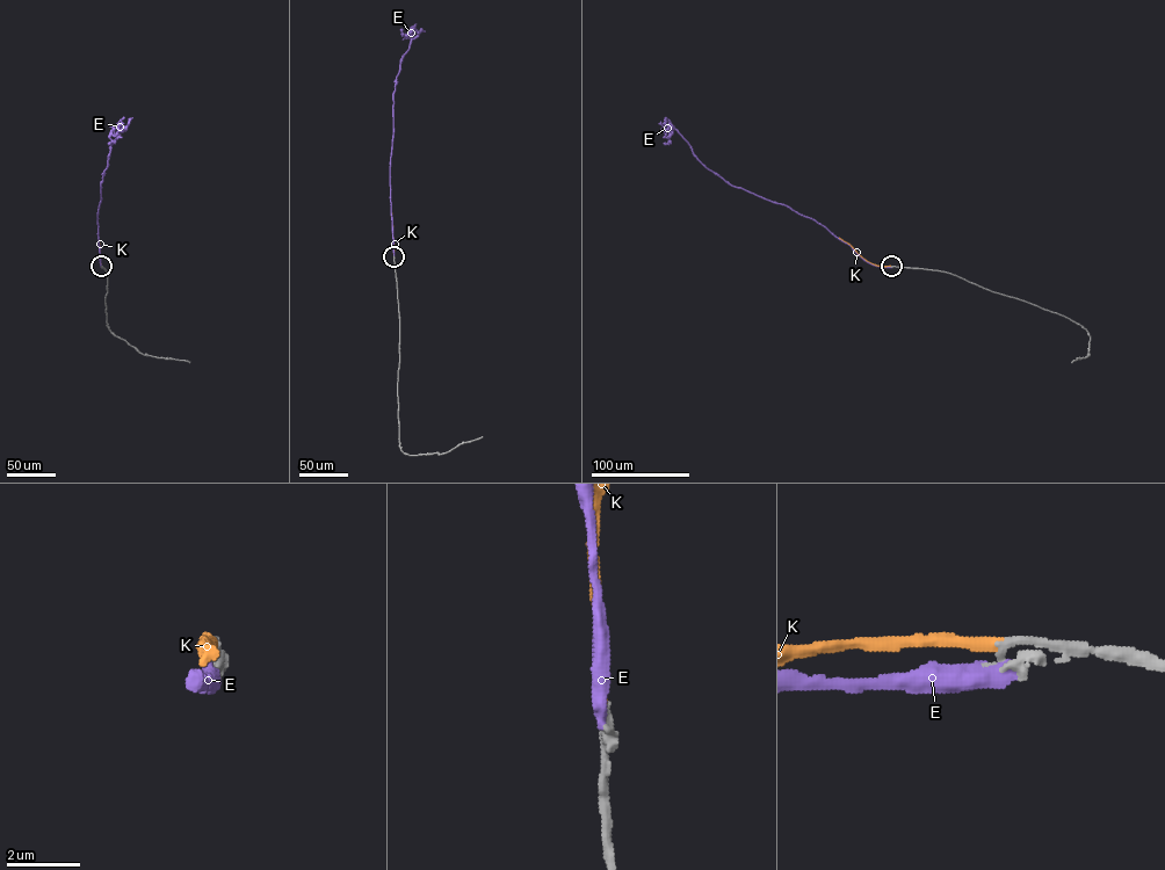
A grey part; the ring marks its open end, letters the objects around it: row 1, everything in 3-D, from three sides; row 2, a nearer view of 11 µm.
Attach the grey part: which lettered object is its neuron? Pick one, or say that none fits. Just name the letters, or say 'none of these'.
K

